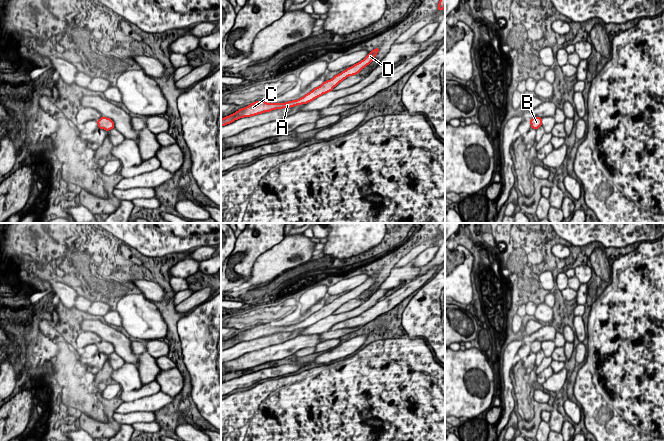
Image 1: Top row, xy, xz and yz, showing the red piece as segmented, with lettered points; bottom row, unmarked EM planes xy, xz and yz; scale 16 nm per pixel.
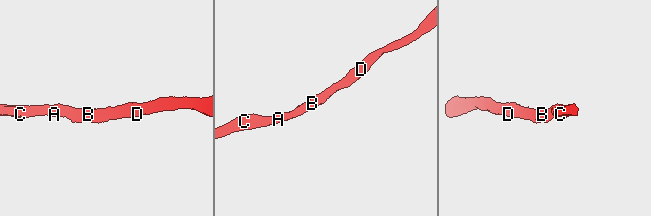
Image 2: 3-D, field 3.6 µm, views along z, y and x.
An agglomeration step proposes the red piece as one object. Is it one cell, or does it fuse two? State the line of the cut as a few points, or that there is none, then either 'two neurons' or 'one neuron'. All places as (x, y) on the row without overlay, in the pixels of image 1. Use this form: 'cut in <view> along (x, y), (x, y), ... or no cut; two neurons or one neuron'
no cut; one neuron

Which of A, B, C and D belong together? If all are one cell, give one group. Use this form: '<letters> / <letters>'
A B C D

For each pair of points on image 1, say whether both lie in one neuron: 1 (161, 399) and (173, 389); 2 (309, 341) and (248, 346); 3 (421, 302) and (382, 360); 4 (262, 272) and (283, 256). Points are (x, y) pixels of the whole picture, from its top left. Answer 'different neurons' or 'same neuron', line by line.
1: different neurons
2: different neurons
3: different neurons
4: same neuron

